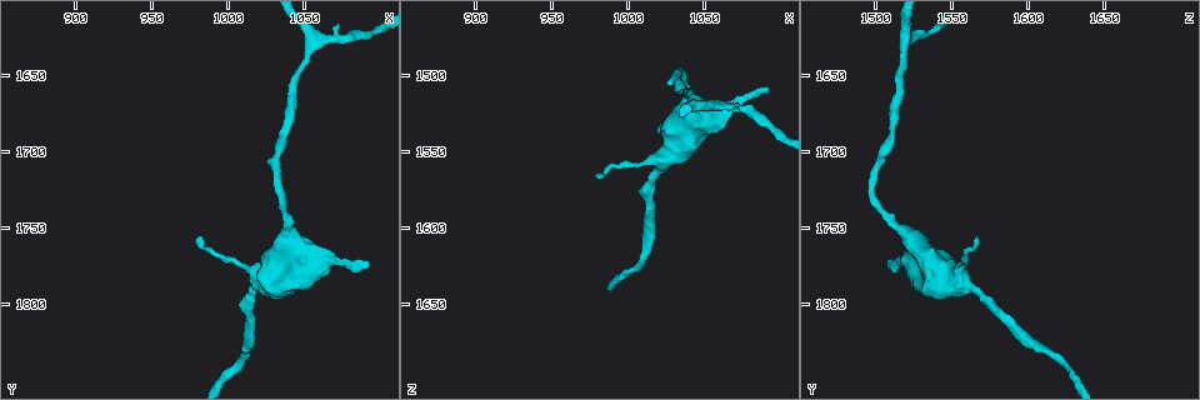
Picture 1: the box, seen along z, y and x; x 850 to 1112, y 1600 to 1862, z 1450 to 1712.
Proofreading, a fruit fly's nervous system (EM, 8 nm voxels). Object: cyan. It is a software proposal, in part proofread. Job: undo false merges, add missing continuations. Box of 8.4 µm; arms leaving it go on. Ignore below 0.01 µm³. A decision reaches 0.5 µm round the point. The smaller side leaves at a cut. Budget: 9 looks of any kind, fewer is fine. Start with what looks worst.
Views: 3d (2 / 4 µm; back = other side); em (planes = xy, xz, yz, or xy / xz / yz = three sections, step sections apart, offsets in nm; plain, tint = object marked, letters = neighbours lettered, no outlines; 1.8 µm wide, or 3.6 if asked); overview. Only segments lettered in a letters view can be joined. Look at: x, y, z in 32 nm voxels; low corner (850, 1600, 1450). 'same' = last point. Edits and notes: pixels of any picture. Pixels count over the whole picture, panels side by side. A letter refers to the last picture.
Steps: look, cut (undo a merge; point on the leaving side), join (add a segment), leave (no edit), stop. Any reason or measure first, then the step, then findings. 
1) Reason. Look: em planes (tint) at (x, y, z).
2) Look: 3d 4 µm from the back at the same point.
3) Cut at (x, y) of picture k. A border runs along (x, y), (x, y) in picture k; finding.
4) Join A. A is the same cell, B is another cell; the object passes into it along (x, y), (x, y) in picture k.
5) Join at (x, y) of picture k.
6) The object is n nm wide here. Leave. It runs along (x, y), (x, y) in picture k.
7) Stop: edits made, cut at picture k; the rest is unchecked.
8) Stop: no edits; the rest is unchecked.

Look: em 3.6 µm xz step 16 (tint) at (1040, 1766, 1532).

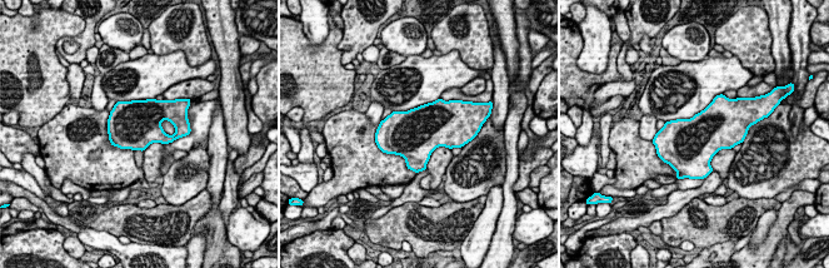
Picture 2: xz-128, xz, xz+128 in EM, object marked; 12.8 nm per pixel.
Look: em 3.6 µm planes (letters) at the same point.

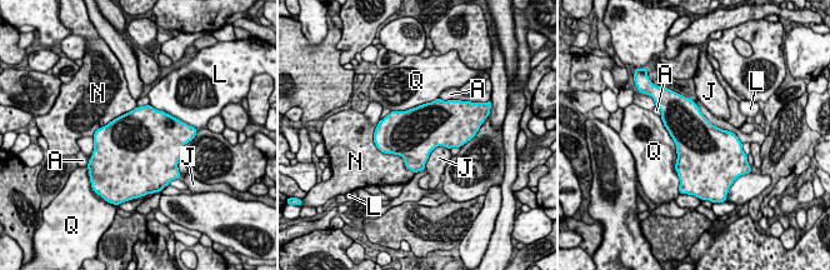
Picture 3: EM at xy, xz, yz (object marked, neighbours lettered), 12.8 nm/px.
The object is 650 nm wide here. Leave. A, J, L, N and Q are other cells; a border runs along (449, 148), (436, 146), (424, 169) in picture 3; all the same cell.

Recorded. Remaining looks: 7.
An open end. Look: em planes (plain) at (1092, 1772, 1508).

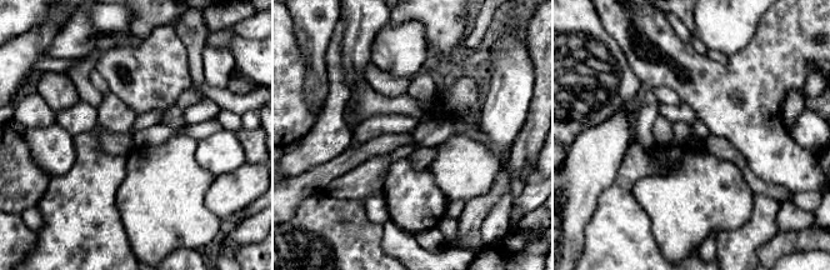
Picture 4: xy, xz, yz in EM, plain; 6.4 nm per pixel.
See the neighbours. Look: em planes (letters) at the same point.

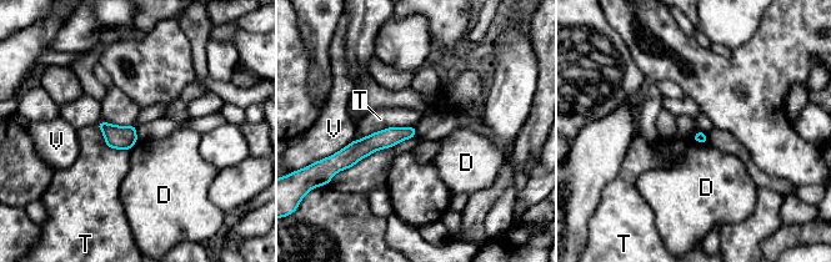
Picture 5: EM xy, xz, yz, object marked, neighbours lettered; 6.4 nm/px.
Leave. D, T and V are other cells; a border runs along (414, 126), (388, 126), (364, 137) in picture 5; none of them fits.

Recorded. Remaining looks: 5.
Tapers out. Look: 3d 2 µm at (978, 1758, 1566).

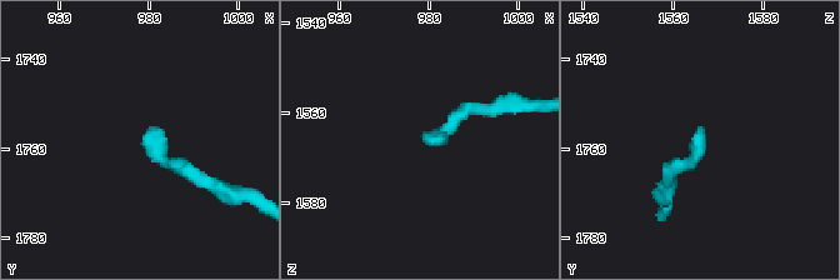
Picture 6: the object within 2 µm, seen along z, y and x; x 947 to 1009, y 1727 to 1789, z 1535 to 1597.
Look: em 3.6 µm xy step 8 (tint) at (978, 1758, 1566).

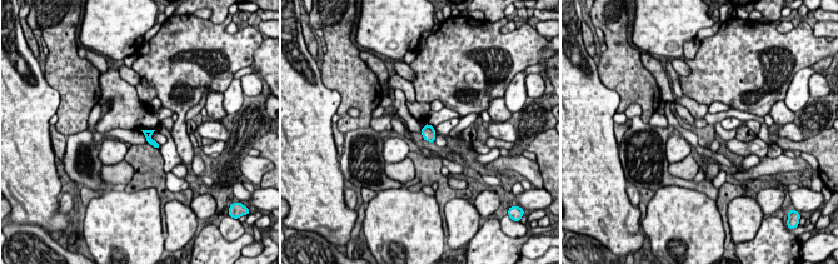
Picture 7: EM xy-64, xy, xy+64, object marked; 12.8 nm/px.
See the neighbours. Look: em 3.6 µm xy step 8 (letters) at the same point.

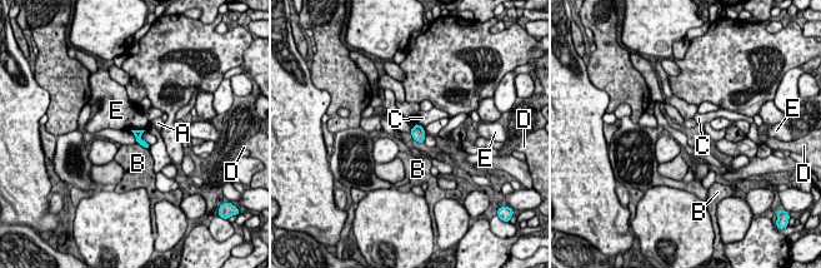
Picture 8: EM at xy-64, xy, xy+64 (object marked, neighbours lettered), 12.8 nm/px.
Leave. A, B, C, D and E are other cells; a border runs along (131, 129), (144, 130) in picture 8; no lettered segment goes on from it.

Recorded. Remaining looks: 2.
A fork. Look: em xy step 8 (tint) at (1056, 1630, 1518).

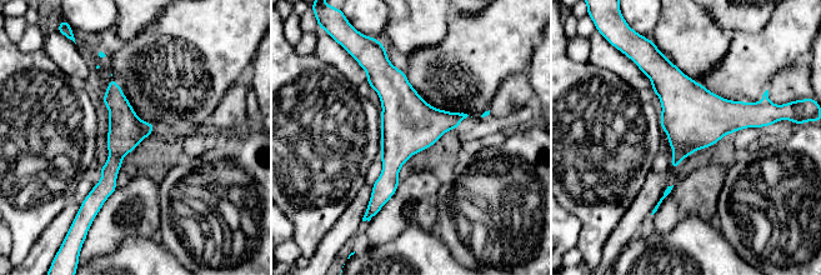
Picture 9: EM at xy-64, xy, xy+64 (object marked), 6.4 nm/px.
Look: em xy step 8 (letters) at the same point.

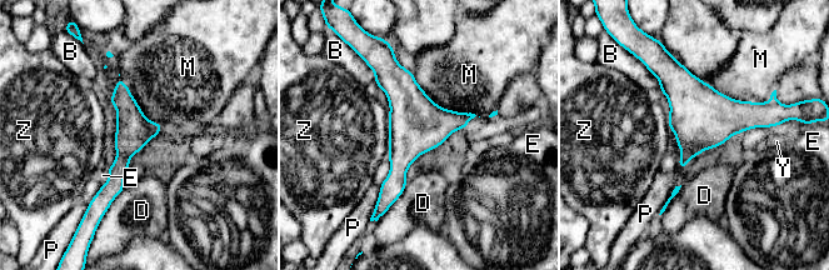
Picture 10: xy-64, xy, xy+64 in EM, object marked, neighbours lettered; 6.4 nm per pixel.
The object is 240 nm wide here. Leave. B, D, E, M, P, Y and Z are other cells; all the same cell.

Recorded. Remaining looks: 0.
Stop: no edits; the rest is unchecked.

